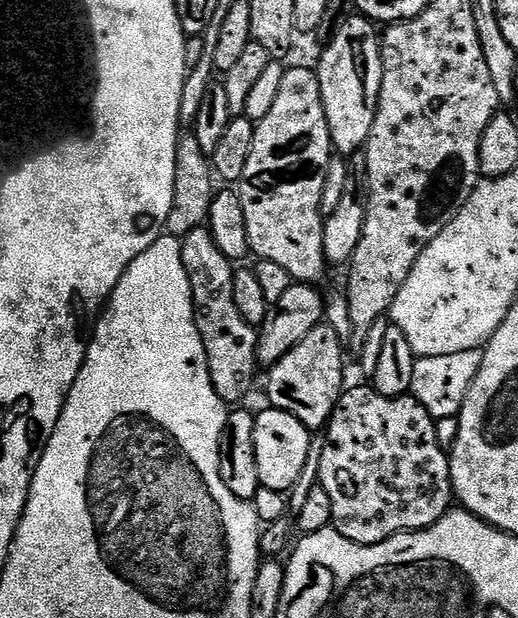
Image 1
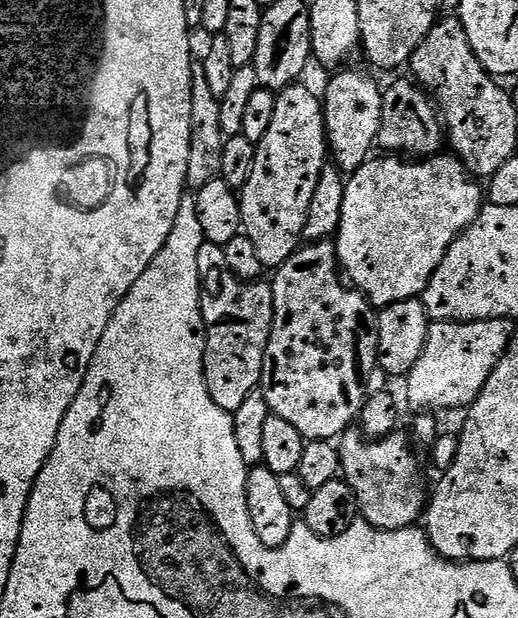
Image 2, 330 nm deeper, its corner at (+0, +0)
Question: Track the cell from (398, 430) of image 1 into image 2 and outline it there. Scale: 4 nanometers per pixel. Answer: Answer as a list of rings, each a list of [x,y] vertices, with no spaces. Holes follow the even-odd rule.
[[[353,426],[339,437],[340,471],[342,479],[354,490],[354,498],[360,507],[360,516],[370,526],[381,528],[387,532],[397,532],[403,528],[413,527],[416,520],[425,515],[426,505],[430,499],[429,489],[424,489],[424,472],[420,469],[420,460],[412,449],[413,441],[404,433],[404,430],[391,432],[389,436],[369,438],[359,427]]]

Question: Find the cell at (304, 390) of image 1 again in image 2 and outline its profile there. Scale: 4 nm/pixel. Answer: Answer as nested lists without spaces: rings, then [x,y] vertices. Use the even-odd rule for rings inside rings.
[[[321,242],[319,244],[305,243],[297,248],[295,254],[282,267],[275,269],[273,276],[276,277],[271,277],[270,283],[272,285],[272,301],[274,302],[274,318],[272,319],[272,329],[270,330],[270,342],[266,346],[264,373],[260,379],[259,391],[264,394],[264,400],[268,404],[269,413],[278,418],[286,418],[286,422],[290,422],[290,426],[294,426],[294,430],[298,430],[304,435],[305,441],[335,441],[359,421],[360,411],[364,408],[366,384],[362,379],[362,368],[360,372],[360,352],[375,354],[378,350],[377,309],[361,292],[356,291],[355,288],[346,283],[345,277],[342,275],[340,262],[336,259],[335,243],[332,242]]]

